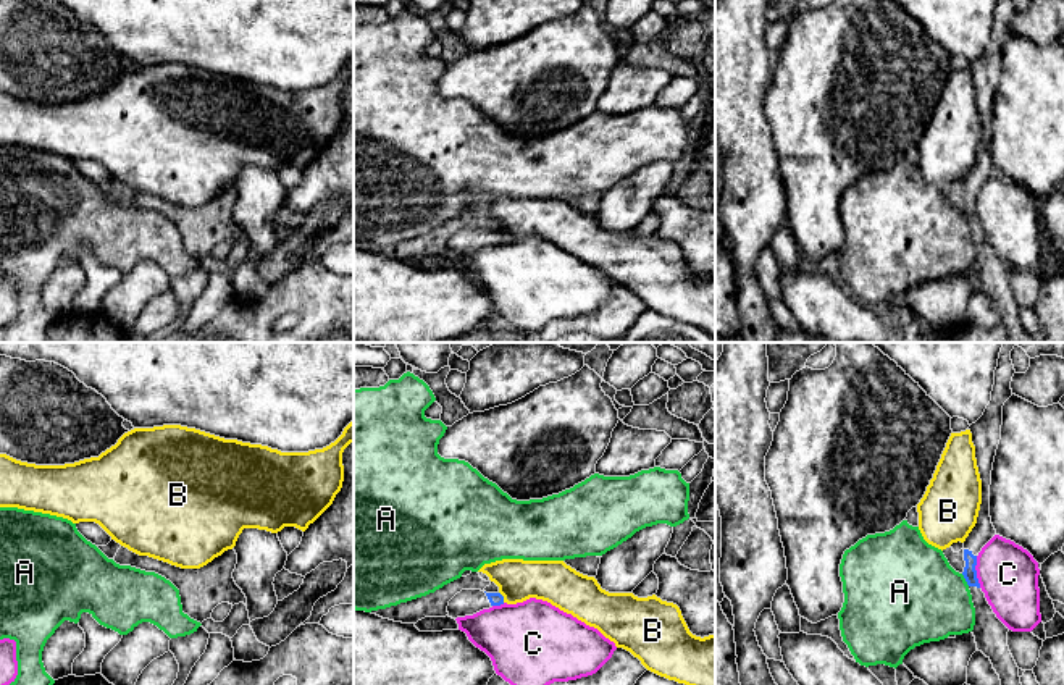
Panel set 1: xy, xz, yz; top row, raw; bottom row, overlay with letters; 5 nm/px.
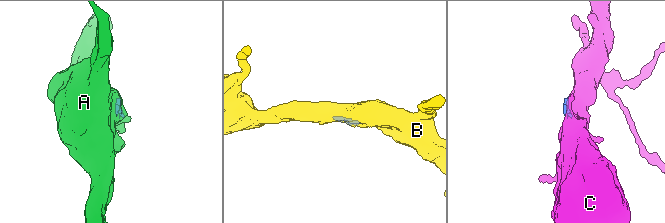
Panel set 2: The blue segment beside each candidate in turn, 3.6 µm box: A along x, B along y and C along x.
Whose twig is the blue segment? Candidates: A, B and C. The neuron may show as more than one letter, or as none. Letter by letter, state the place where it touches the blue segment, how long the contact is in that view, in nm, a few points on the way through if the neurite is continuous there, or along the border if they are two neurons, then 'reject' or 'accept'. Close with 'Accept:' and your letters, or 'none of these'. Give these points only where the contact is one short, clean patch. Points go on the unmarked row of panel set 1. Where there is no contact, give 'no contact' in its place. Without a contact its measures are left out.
A: contact yz (966, 218); length 80 nm; border yz (961, 212), (969, 223); reject
B: contact xz (502, 235); length 60 nm; border xz (499, 230), (504, 239); reject
C: contact yz (976, 210); length 160 nm; reject
Accept: none of these

